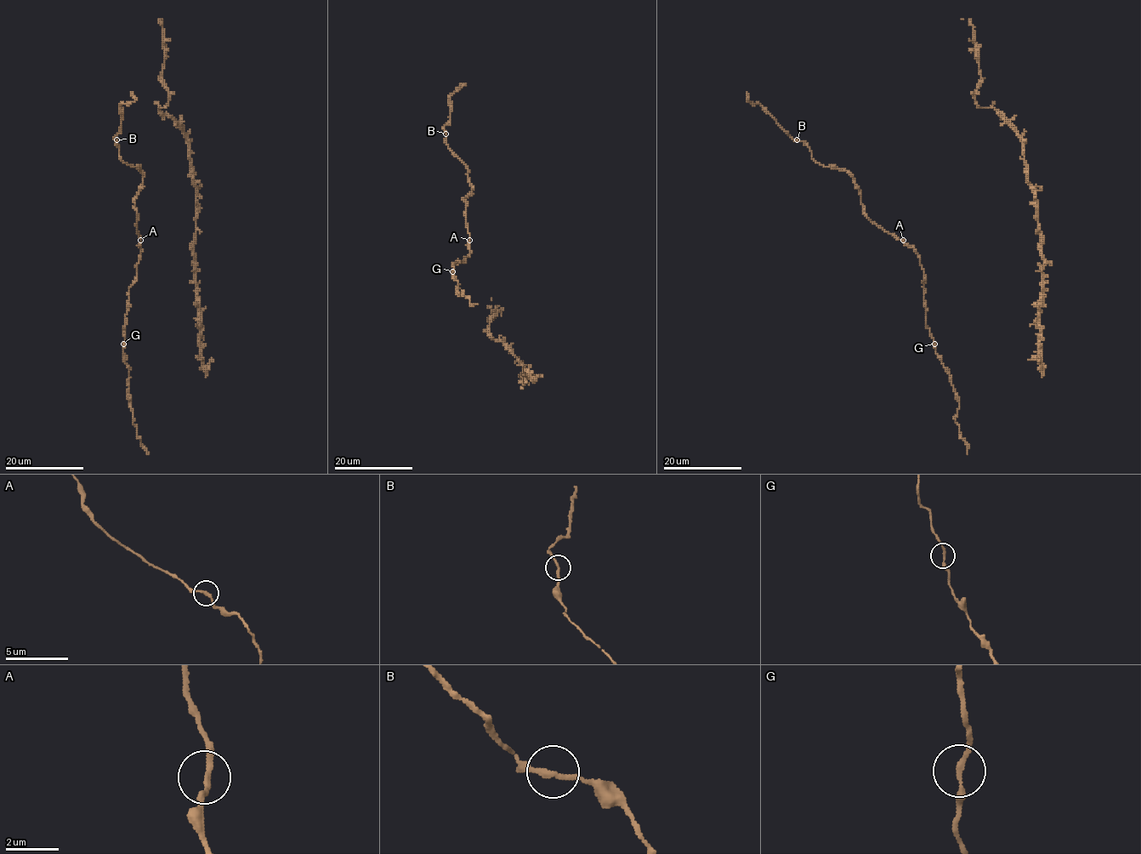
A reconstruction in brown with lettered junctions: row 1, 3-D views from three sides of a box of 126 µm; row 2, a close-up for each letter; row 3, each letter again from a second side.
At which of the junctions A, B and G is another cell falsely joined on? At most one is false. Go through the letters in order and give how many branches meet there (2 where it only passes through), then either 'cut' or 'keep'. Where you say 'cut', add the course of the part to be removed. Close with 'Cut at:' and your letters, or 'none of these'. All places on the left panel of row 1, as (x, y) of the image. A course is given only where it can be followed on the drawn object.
A: 2 | keep
B: 2 | keep
G: 2 | keep
Cut at: none of these

